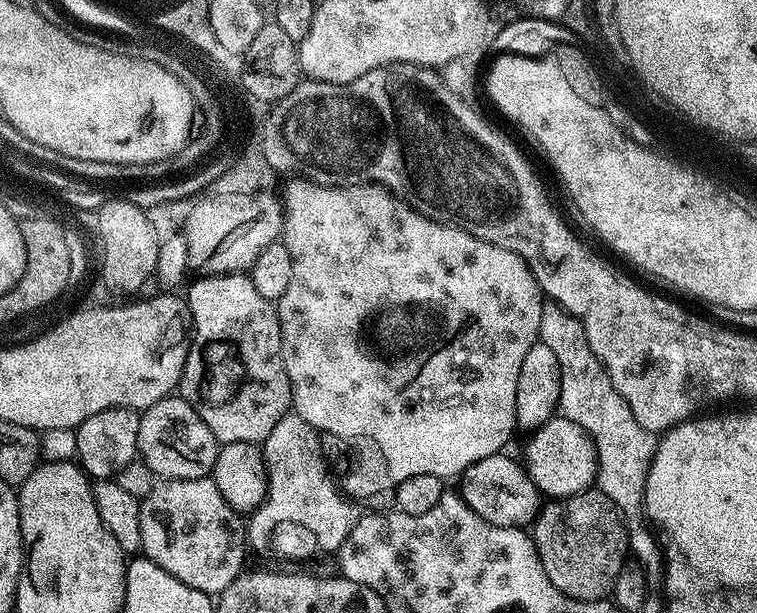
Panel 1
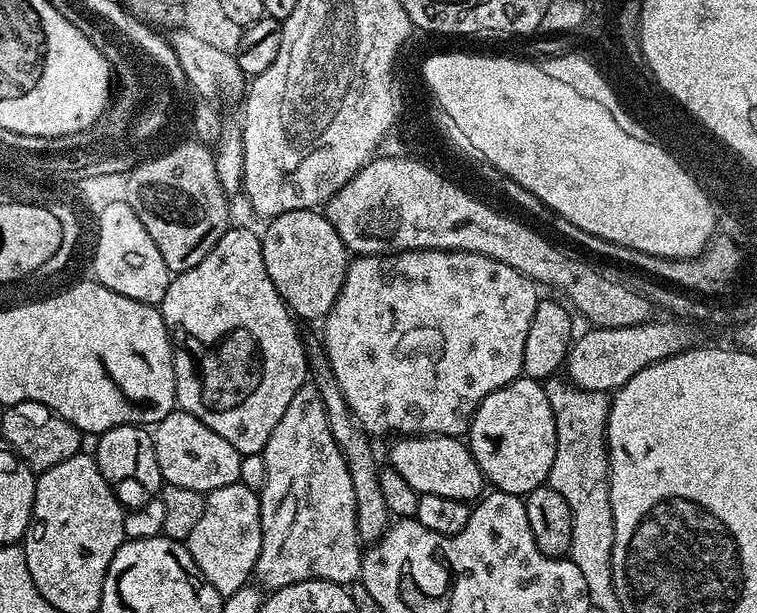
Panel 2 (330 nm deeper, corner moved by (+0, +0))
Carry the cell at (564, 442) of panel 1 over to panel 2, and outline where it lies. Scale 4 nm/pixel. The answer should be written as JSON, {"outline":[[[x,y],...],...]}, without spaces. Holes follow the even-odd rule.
{"outline":[[[521,375],[519,380],[494,390],[494,394],[486,394],[486,398],[482,398],[478,410],[468,425],[466,443],[478,462],[485,481],[495,491],[523,498],[536,488],[545,487],[548,483],[550,466],[554,466],[556,423],[554,410],[550,406],[550,398],[546,394],[544,384],[539,380],[531,380],[529,376]]]}

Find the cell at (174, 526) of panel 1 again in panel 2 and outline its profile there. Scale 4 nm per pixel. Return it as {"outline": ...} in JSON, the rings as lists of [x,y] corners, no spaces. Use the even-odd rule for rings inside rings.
{"outline":[[[239,482],[222,486],[204,497],[202,519],[194,525],[194,530],[190,530],[186,543],[190,558],[194,558],[206,582],[210,582],[222,597],[234,594],[234,590],[245,587],[253,579],[258,554],[262,550],[259,514],[258,493]]]}

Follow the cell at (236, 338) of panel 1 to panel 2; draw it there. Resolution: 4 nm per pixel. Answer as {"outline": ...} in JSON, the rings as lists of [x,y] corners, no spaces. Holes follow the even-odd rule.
{"outline":[[[233,226],[227,228],[222,234],[222,238],[218,238],[214,250],[210,250],[210,254],[206,254],[206,258],[202,258],[202,262],[198,262],[198,266],[185,272],[177,272],[169,279],[166,298],[162,298],[158,307],[160,317],[168,328],[168,335],[172,342],[172,365],[176,379],[177,405],[191,416],[197,416],[199,420],[206,422],[206,426],[210,426],[210,430],[214,430],[214,434],[222,434],[222,438],[226,438],[226,442],[230,442],[230,446],[234,446],[234,450],[238,450],[241,456],[249,456],[255,452],[263,453],[267,440],[274,433],[275,426],[281,421],[282,414],[285,413],[291,398],[306,383],[309,374],[302,333],[300,334],[299,330],[296,329],[297,321],[288,311],[288,305],[278,294],[274,282],[270,282],[270,274],[266,274],[266,262],[262,258],[261,237],[250,229]]]}

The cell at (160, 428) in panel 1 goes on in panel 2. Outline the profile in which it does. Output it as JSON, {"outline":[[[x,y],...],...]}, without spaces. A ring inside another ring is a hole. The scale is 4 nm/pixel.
{"outline":[[[173,410],[166,414],[166,418],[155,424],[152,441],[165,484],[186,486],[186,490],[207,494],[222,486],[237,483],[240,479],[240,452],[234,450],[234,446],[230,446],[222,434],[214,434],[206,422],[188,412]]]}

